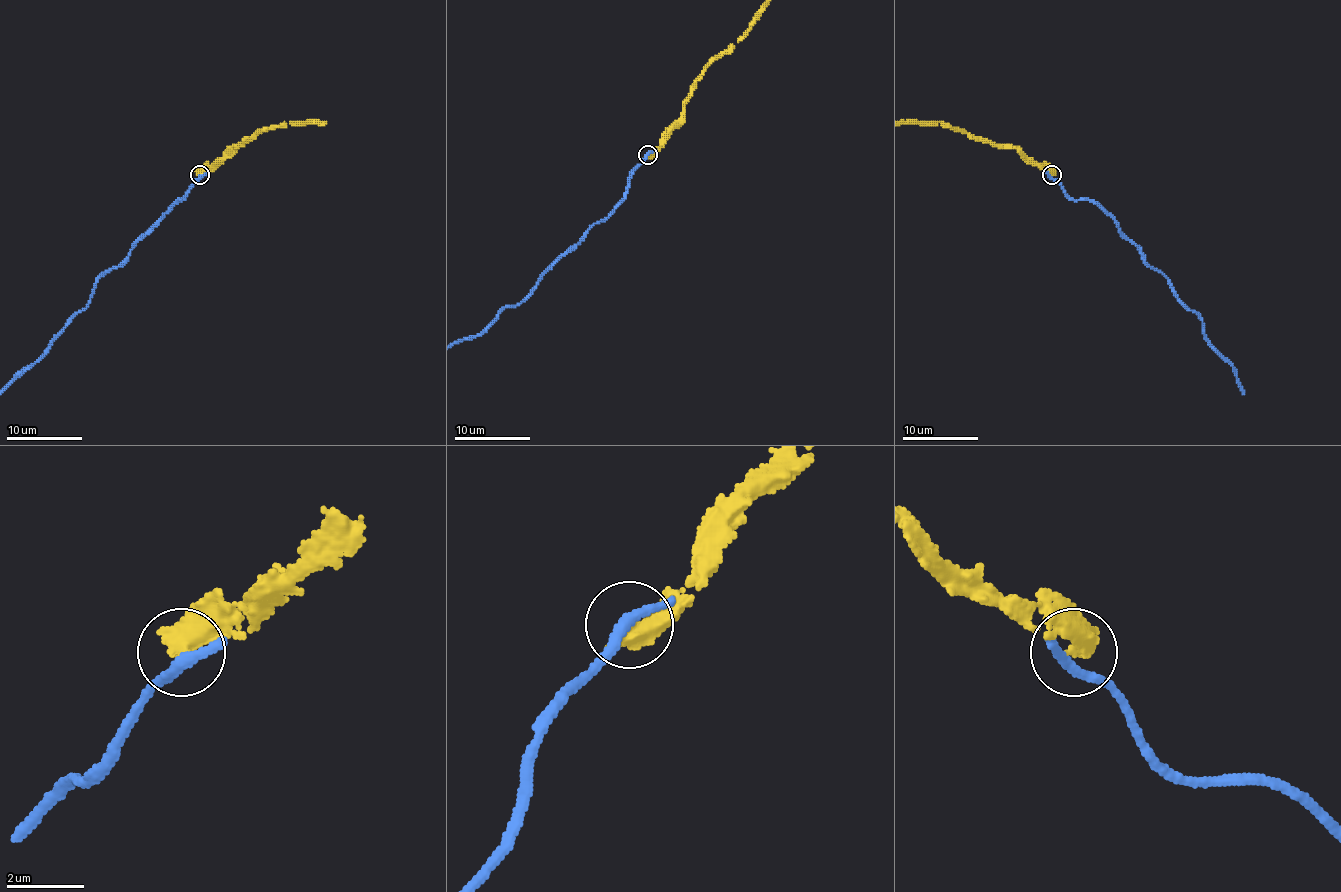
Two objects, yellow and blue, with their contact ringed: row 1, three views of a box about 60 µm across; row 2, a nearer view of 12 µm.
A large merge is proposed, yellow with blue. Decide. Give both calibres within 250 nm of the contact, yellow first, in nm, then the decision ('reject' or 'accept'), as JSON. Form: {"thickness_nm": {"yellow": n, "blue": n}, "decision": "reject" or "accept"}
{"thickness_nm": {"yellow": 600, "blue": 280}, "decision": "reject"}

